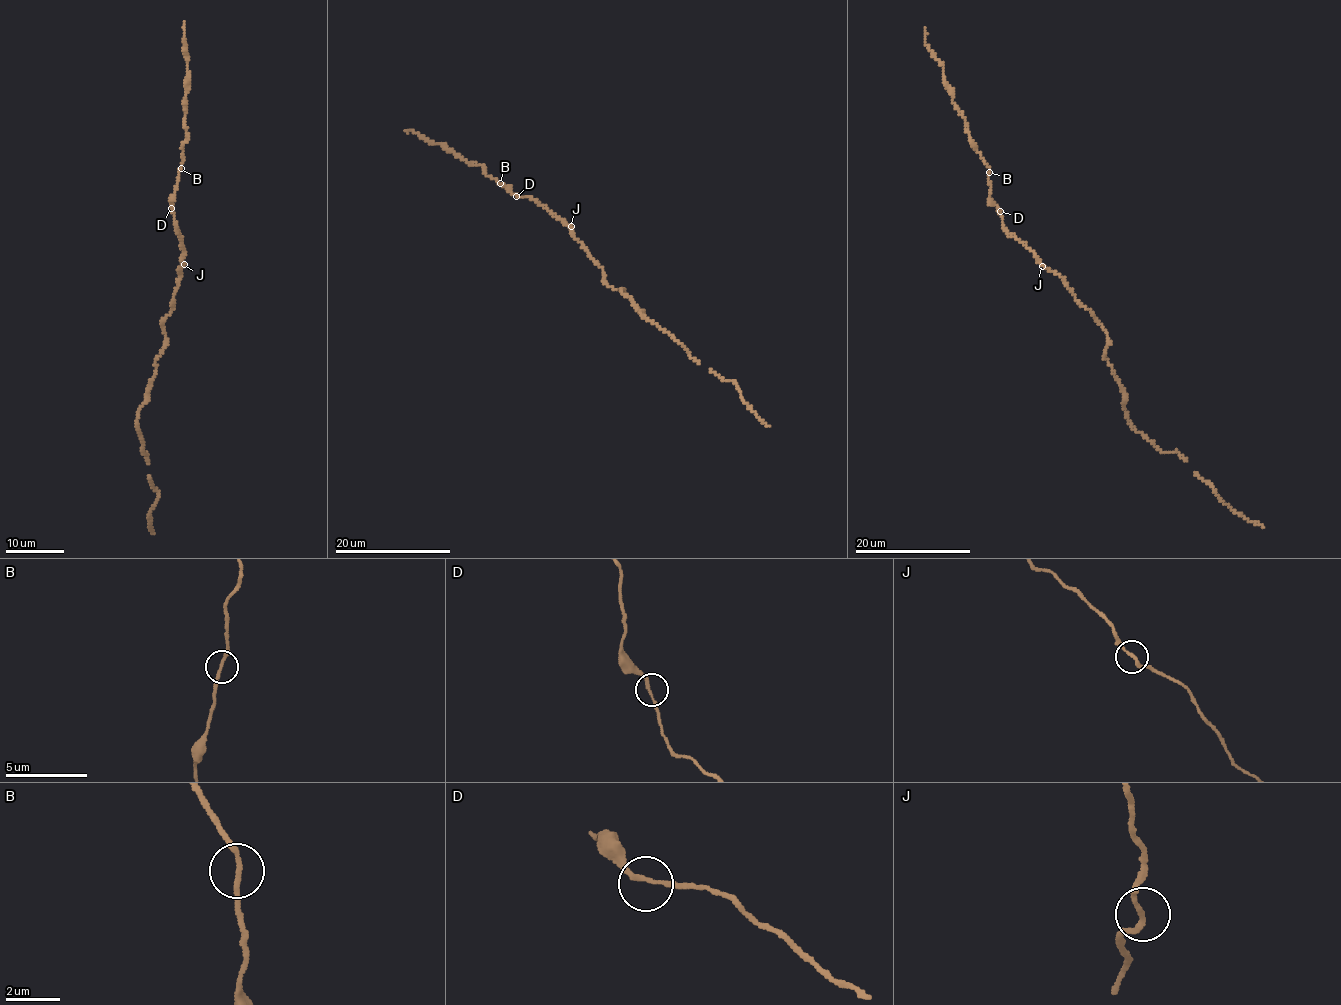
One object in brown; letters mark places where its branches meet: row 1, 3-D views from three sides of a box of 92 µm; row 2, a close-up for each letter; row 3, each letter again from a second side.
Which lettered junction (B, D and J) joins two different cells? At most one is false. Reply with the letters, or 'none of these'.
none of these

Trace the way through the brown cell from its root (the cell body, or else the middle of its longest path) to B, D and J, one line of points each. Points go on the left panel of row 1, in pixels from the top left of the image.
B: (173, 296), (181, 275), (179, 269), (183, 264), (182, 242), (171, 203), (181, 168)
D: (173, 296), (184, 256), (171, 208)
J: (173, 296), (181, 275), (179, 269), (184, 264)

